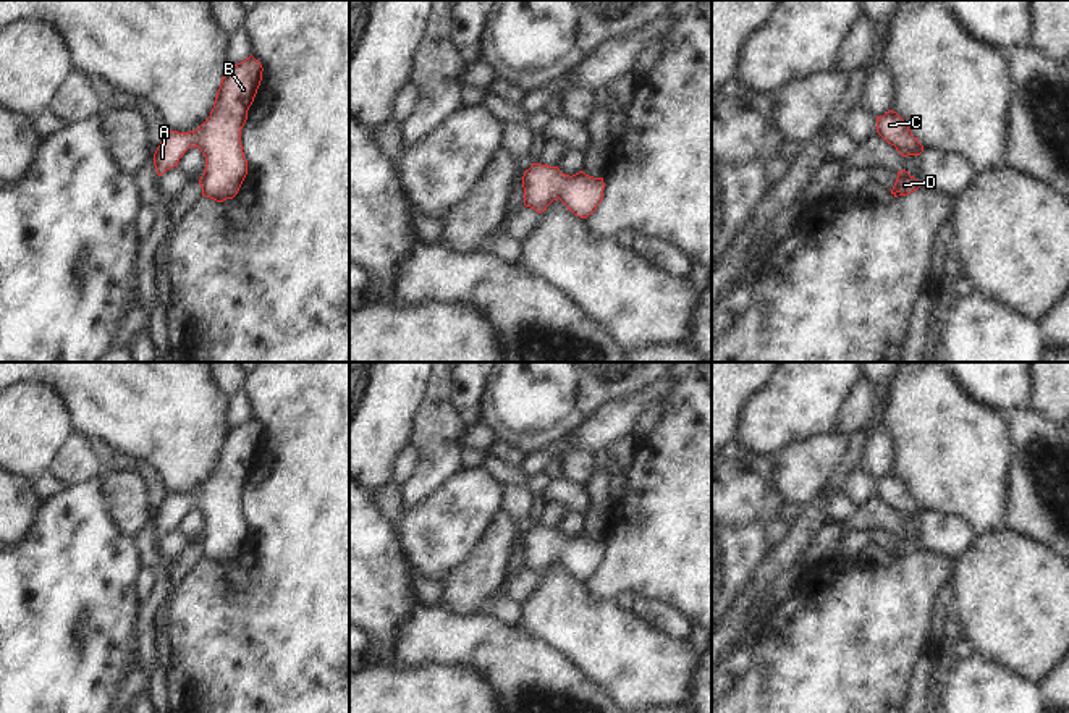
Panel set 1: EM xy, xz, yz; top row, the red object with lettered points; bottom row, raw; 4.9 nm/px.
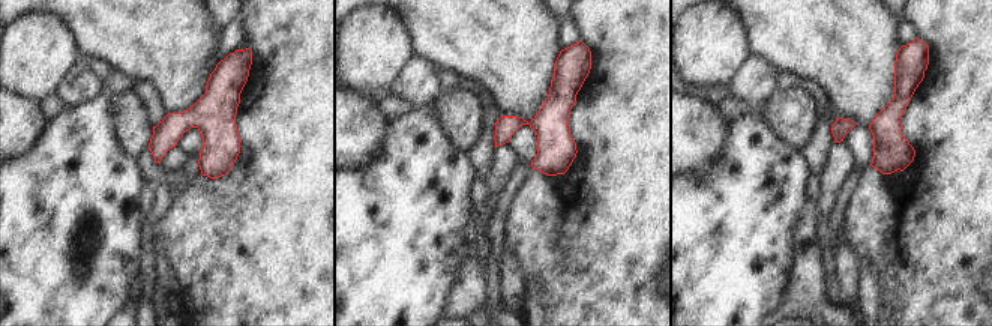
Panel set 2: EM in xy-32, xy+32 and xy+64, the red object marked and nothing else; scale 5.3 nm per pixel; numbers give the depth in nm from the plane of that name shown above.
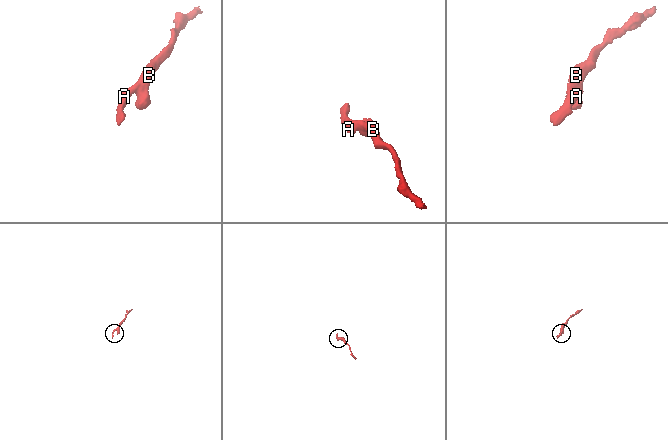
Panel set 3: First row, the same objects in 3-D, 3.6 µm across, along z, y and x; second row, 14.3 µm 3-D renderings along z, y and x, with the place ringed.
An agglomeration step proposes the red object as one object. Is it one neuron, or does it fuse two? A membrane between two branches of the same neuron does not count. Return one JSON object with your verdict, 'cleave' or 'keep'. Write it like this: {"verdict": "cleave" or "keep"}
{"verdict": "keep"}

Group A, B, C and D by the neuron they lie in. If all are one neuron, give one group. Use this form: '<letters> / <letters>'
A B C D

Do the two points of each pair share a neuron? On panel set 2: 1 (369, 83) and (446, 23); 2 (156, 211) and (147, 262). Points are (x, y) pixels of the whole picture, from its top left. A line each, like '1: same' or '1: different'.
1: different
2: same

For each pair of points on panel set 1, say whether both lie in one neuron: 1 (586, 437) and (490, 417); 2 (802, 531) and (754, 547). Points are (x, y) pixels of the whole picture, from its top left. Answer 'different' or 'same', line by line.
1: different
2: different

